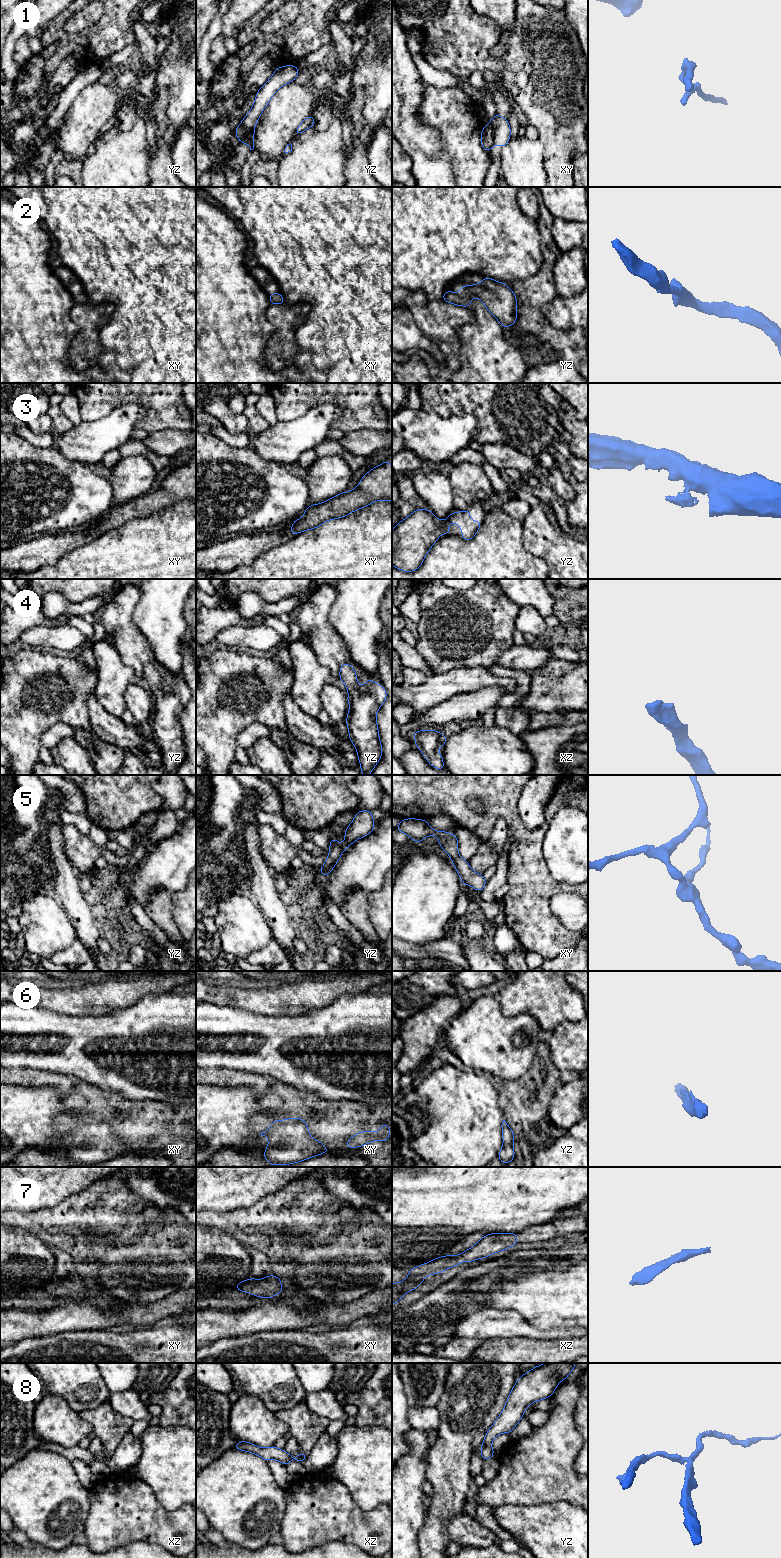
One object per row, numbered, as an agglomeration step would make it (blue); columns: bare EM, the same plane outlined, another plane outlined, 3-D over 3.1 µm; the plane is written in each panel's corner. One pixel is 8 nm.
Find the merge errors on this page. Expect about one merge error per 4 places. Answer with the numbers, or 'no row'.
1

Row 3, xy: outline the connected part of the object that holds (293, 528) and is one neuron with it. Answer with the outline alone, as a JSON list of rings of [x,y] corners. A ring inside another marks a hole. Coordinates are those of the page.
[[[389,460],[370,469],[352,491],[338,494],[323,503],[308,505],[303,518],[294,520],[291,535],[317,528],[327,520],[345,517],[379,500],[392,501],[392,467]]]

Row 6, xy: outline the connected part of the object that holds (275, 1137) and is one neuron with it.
[[[300,1117],[273,1120],[269,1129],[260,1134],[267,1136],[269,1141],[262,1156],[274,1166],[293,1164],[330,1152],[322,1142],[309,1135],[307,1124]]]

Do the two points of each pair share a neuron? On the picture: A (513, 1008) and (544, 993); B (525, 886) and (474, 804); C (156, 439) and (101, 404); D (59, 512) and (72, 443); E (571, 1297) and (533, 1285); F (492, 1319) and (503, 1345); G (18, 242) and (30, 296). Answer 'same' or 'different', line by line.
A: same
B: different
C: different
D: different
E: same
F: different
G: same

